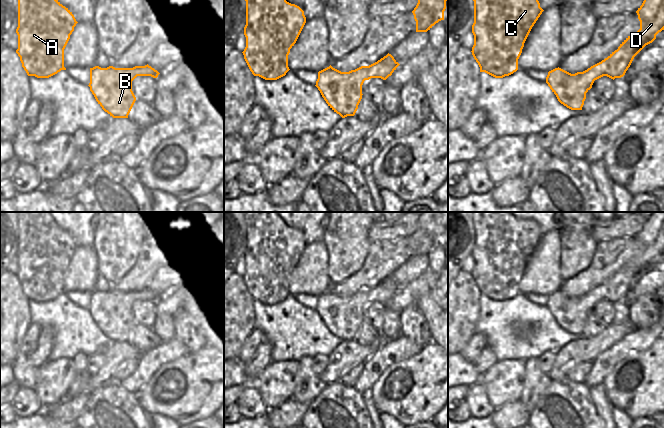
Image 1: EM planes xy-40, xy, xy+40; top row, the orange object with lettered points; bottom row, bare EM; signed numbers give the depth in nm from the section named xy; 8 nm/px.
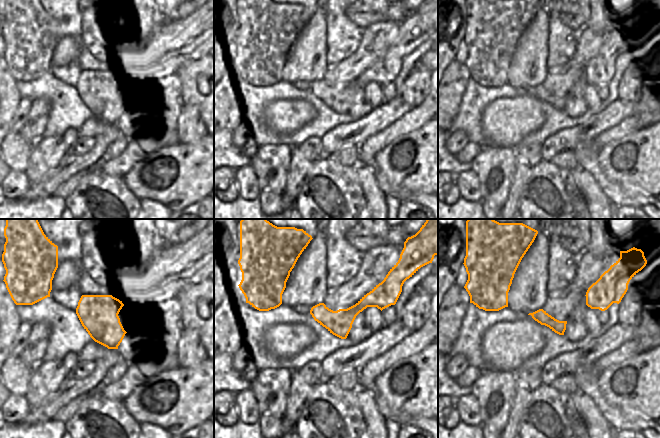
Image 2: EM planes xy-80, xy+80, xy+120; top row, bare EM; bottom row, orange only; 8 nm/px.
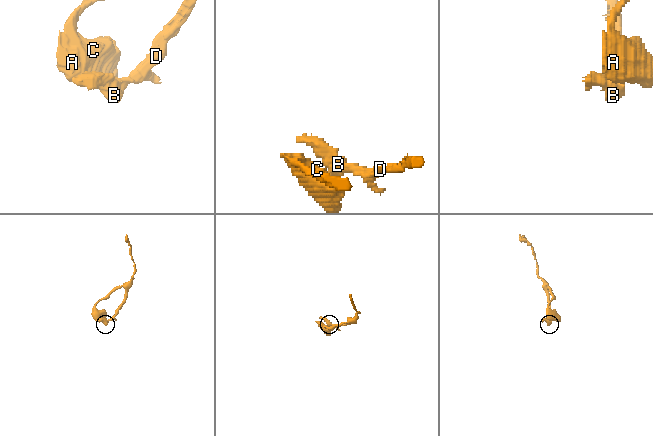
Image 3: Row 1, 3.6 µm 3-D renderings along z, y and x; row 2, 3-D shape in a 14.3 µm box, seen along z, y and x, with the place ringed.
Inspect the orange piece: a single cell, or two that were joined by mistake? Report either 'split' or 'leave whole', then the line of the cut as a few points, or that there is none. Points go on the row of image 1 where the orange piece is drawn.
leave whole; no cut

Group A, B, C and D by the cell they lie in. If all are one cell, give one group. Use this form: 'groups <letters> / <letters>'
groups A B C D

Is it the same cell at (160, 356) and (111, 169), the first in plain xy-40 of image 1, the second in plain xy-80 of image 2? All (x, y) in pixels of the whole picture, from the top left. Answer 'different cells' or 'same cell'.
same cell

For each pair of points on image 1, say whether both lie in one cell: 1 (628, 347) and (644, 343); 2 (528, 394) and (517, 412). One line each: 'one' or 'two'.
1: one
2: two

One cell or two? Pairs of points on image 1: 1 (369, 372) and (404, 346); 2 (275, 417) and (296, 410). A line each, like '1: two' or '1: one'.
1: one
2: one

